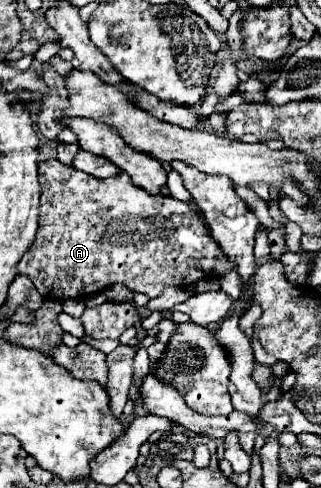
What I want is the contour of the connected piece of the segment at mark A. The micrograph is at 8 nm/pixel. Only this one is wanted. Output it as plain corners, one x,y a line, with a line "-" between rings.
48,159
48,161
42,161
40,163
40,187
42,187
42,197
40,197
40,229
38,229
38,235
36,235
36,241
32,243
32,247
24,253
24,257
20,259
18,263
18,273
20,275
26,275
36,291
42,295
42,297
48,297
48,299
56,299
56,301
66,301
70,297
80,297
80,299
86,299
86,297
92,297
100,291
104,291
106,287
114,285
114,283
124,283
130,291
134,293
144,293
148,295
150,299
158,297
166,287
170,285
176,285
176,287
190,287
192,283
200,281
200,279
206,279
206,277
220,277
222,273
226,271
232,271
232,263
226,259
226,255
220,251
220,245
208,235
208,229
204,227
204,223
200,221
200,217
196,215
194,207
184,203
184,201
178,201
178,199
172,199
172,197
162,197
162,195
152,195
136,185
132,185
132,181
128,179
128,175
124,175
124,171
120,171
116,177
110,177
110,179
96,179
88,173
80,173
76,171
74,167
68,167
64,163
60,163
58,159

